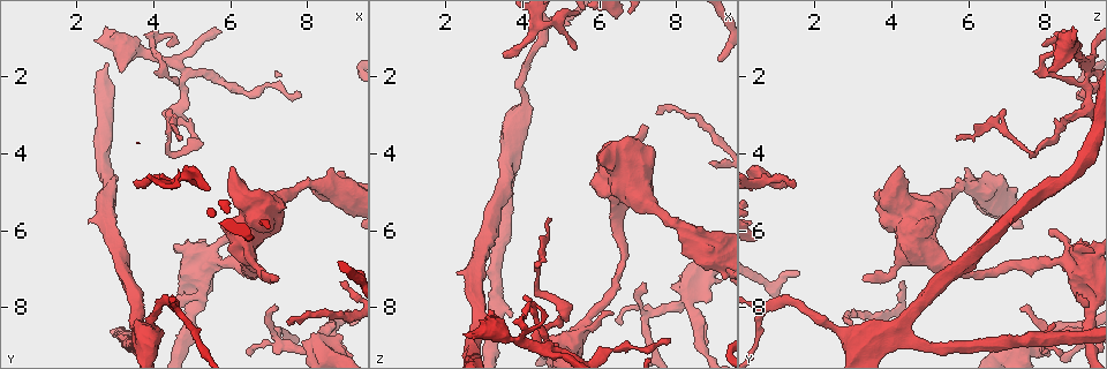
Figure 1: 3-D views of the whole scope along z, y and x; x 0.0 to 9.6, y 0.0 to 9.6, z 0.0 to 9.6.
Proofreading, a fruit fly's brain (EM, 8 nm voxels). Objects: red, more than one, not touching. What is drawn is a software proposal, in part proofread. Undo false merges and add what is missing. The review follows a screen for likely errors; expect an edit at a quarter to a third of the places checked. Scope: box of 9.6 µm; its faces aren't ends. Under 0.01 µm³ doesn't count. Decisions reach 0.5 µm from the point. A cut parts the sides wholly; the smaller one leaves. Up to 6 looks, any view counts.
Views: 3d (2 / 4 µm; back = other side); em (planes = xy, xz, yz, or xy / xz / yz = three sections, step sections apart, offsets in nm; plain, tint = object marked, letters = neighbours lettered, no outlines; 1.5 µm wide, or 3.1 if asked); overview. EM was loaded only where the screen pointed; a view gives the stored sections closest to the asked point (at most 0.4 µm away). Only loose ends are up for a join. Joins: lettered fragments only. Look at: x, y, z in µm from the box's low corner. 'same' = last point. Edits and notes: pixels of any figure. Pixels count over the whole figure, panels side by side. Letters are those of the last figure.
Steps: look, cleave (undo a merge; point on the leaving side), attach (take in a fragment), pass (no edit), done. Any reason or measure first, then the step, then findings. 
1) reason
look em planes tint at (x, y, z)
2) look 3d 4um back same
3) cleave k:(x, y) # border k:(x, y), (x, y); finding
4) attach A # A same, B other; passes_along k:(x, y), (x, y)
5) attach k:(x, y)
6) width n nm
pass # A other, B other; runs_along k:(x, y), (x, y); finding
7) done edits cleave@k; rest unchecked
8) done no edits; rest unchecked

arms part here
look em planes letters at (7.20, 8.80, 8.20)

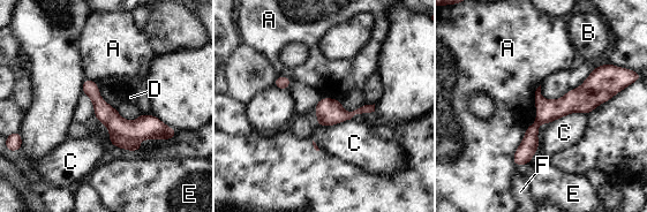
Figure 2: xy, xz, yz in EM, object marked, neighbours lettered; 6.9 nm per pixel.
cleave 2:(147, 127) # A other, B other, C other, D other, E other, F other; part_leaving 2:(85, 83), (125, 129), (167, 130); two cells meet here

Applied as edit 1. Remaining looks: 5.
tapers out
look 3d 2um back at (7.85, 2.50, 8.80)

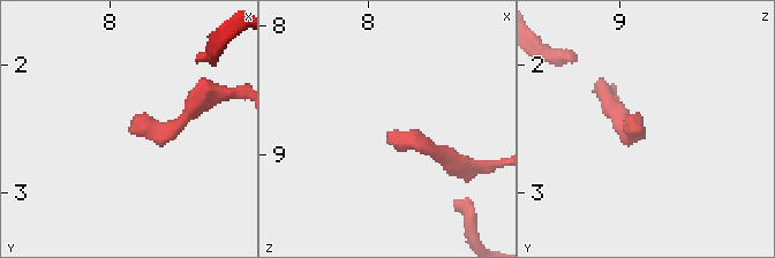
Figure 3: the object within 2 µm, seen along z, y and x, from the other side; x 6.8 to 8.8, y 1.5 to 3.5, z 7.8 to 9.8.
shape alone is not enough
look em xz step 4 tint at (7.86, 2.52, 8.86)

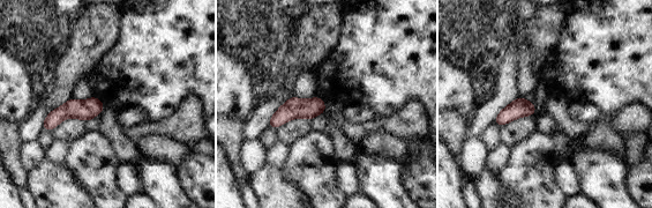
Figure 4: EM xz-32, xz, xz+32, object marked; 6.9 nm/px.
another direction
look em planes letters same

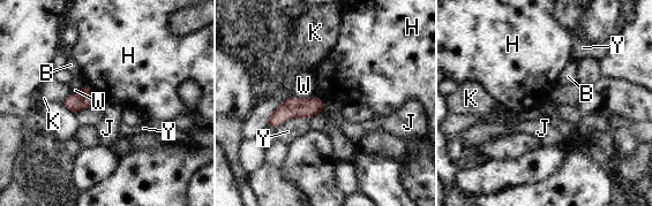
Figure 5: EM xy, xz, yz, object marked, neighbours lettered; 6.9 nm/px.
longest_contact Y 260 nm
pass # B other, H other, J other, K other, W other, Y other; runs_along 5:(321, 101), (292, 107), (270, 123); no lettered fragment goes on from it

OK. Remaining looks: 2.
branch stops here
look em xz step 4 letters at (6.35, 6.00, 8.15)

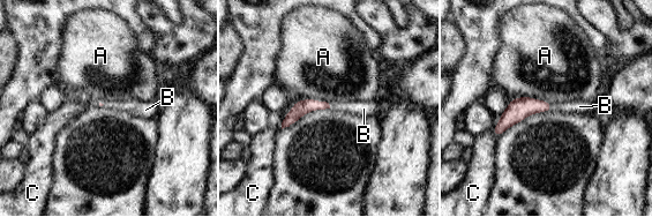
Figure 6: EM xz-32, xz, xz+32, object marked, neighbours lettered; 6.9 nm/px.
attach B # A other, B same, C other; passes_along 6:(518, 109), (552, 106), (579, 106); it goes on there

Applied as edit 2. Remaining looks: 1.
done edits cleave@2, attach@6; rest unchecked

